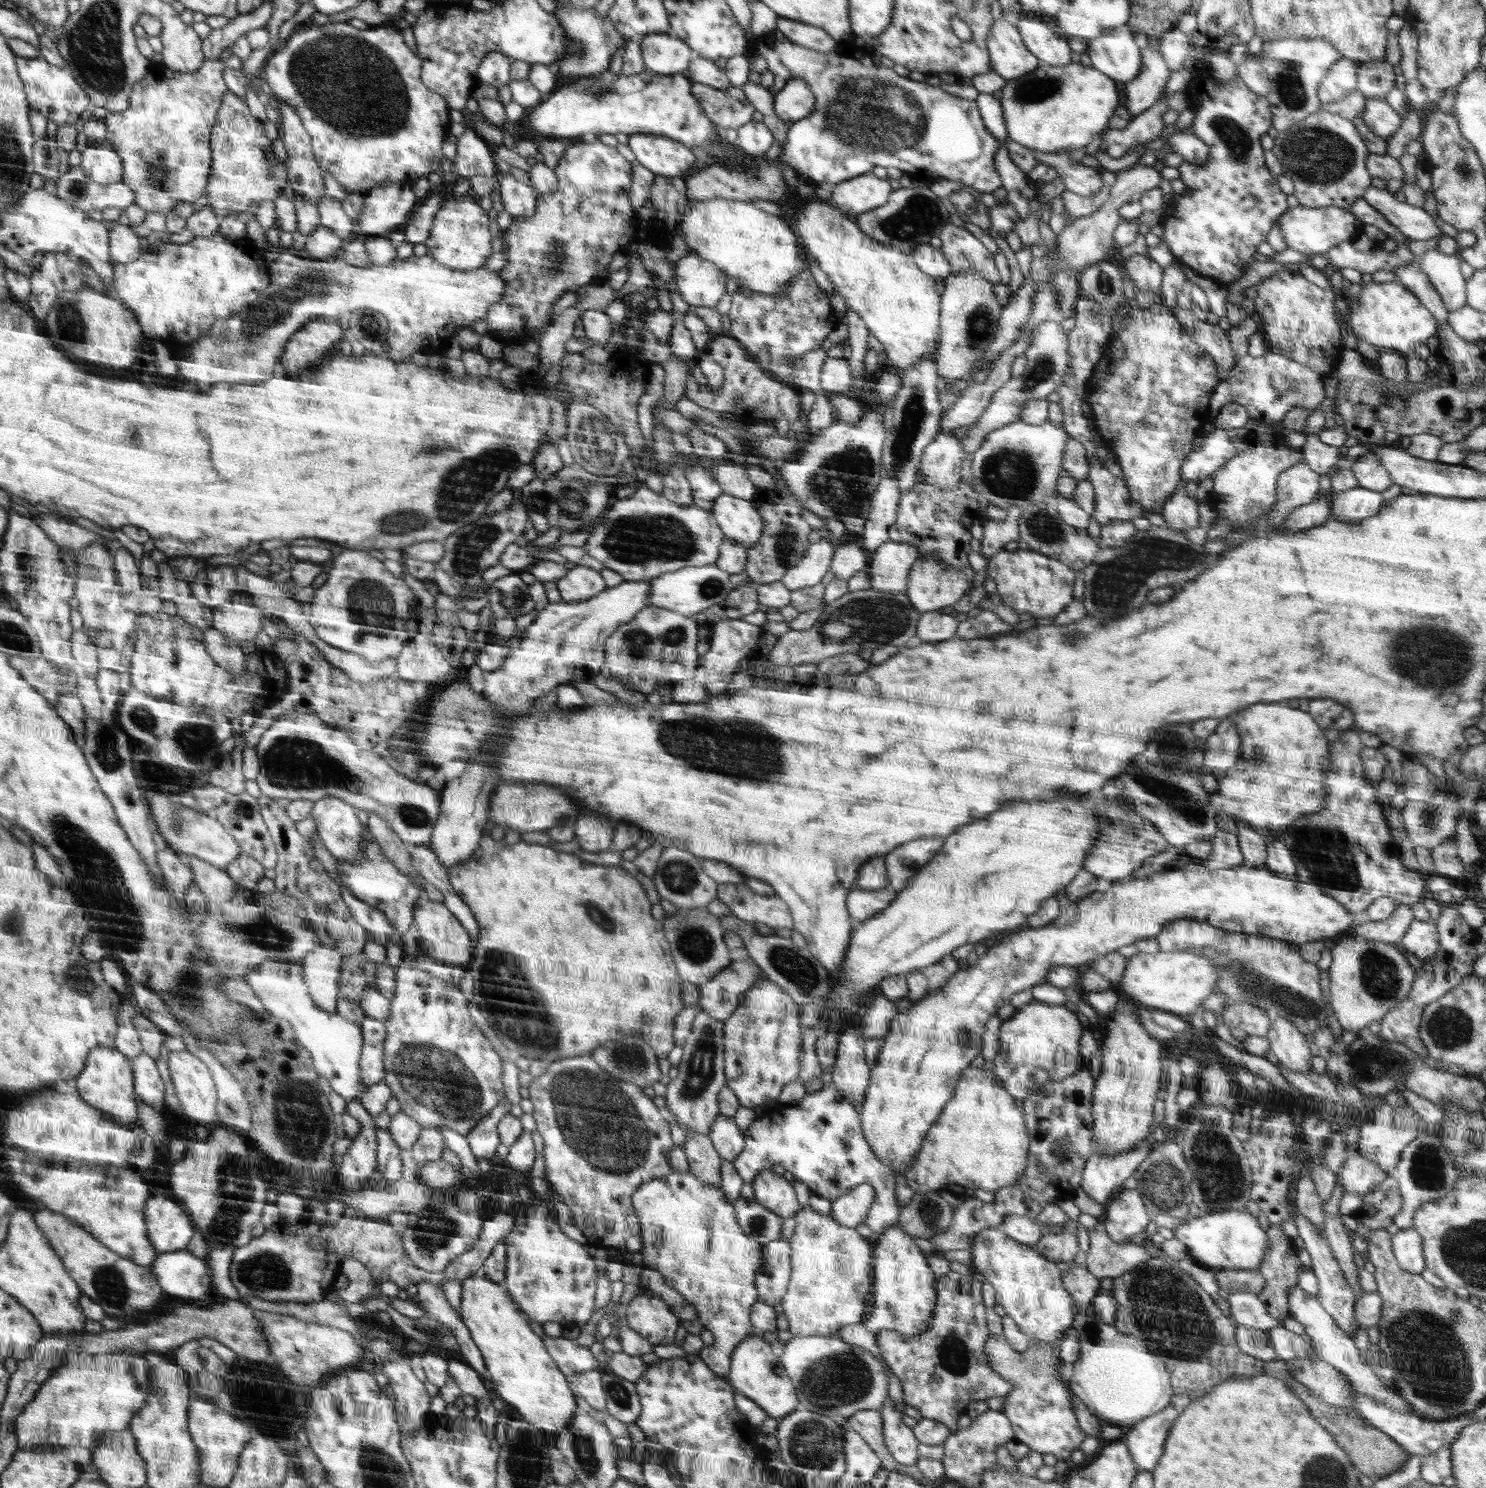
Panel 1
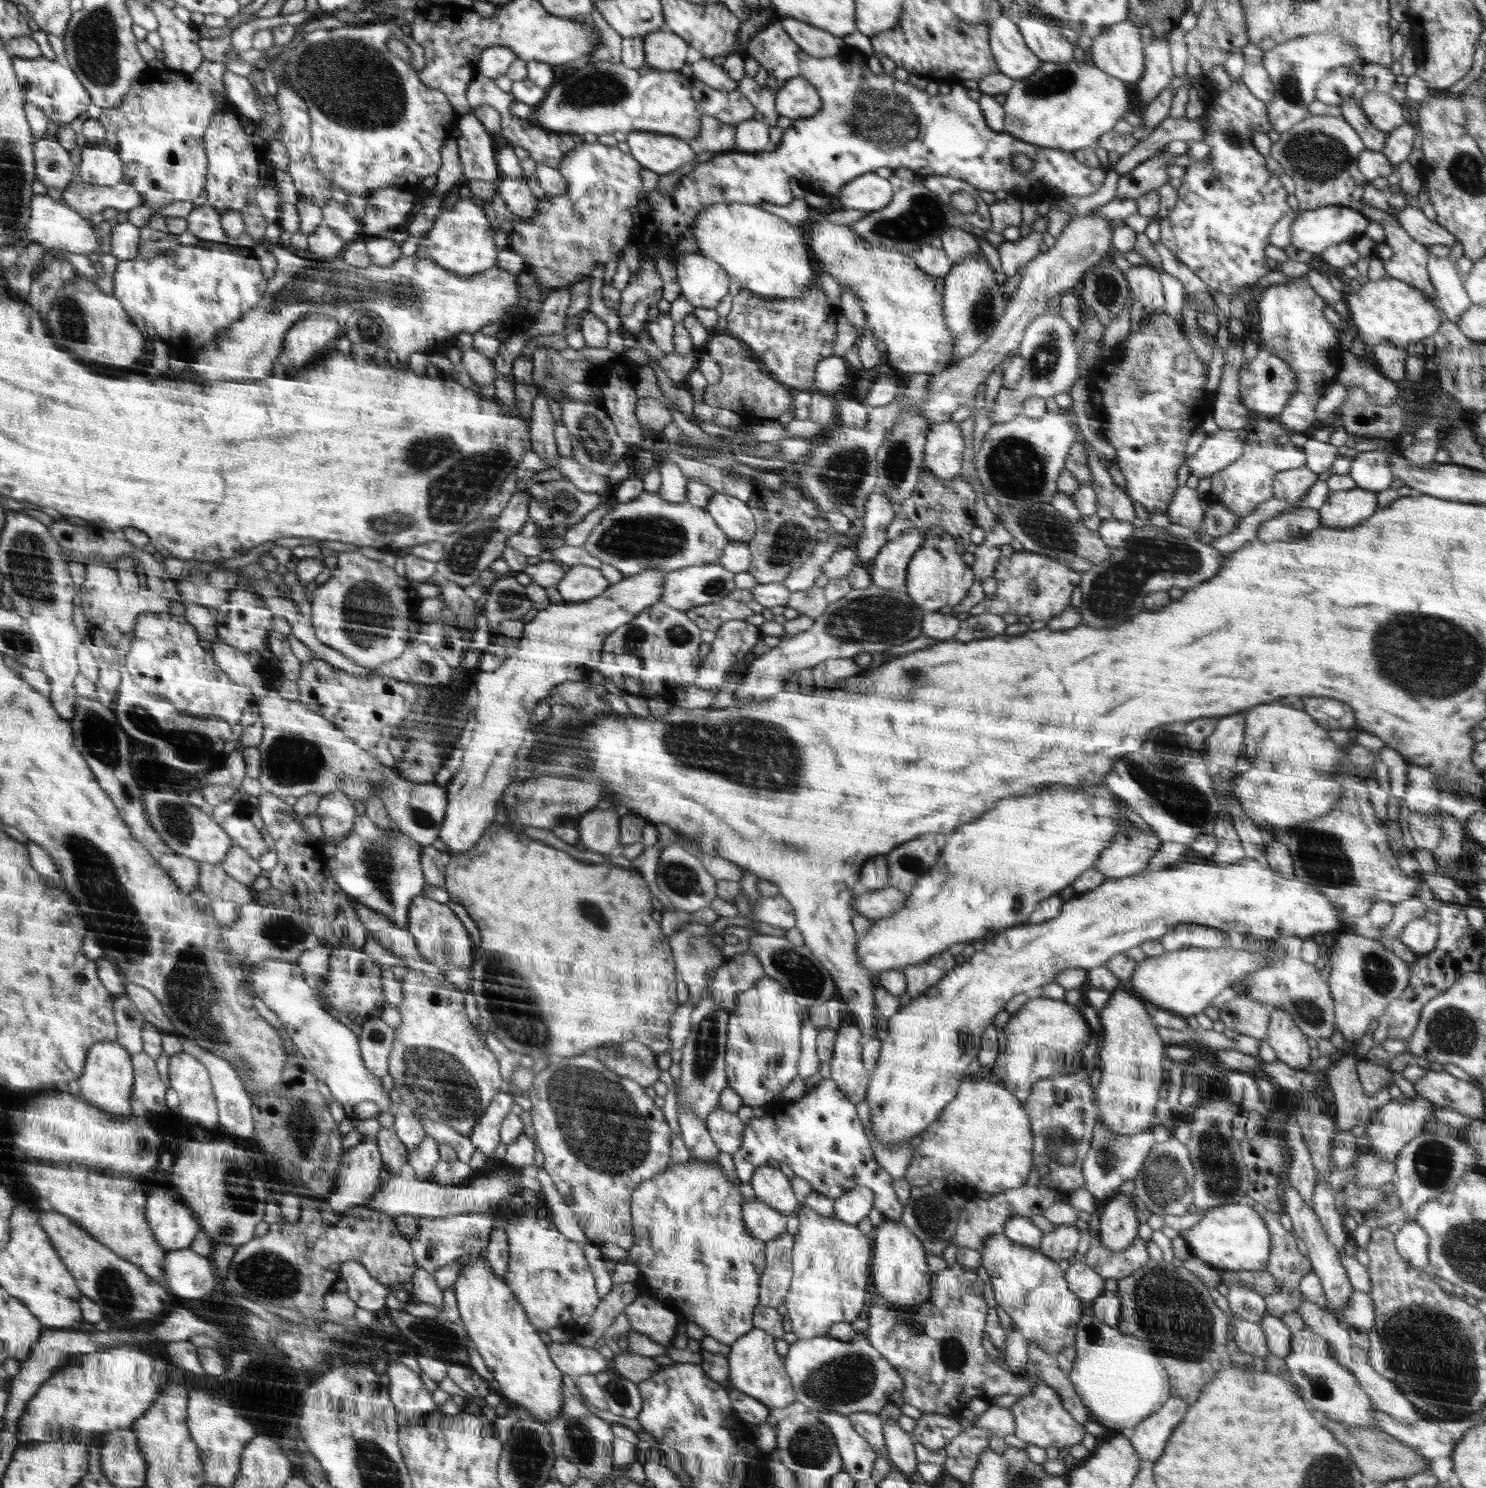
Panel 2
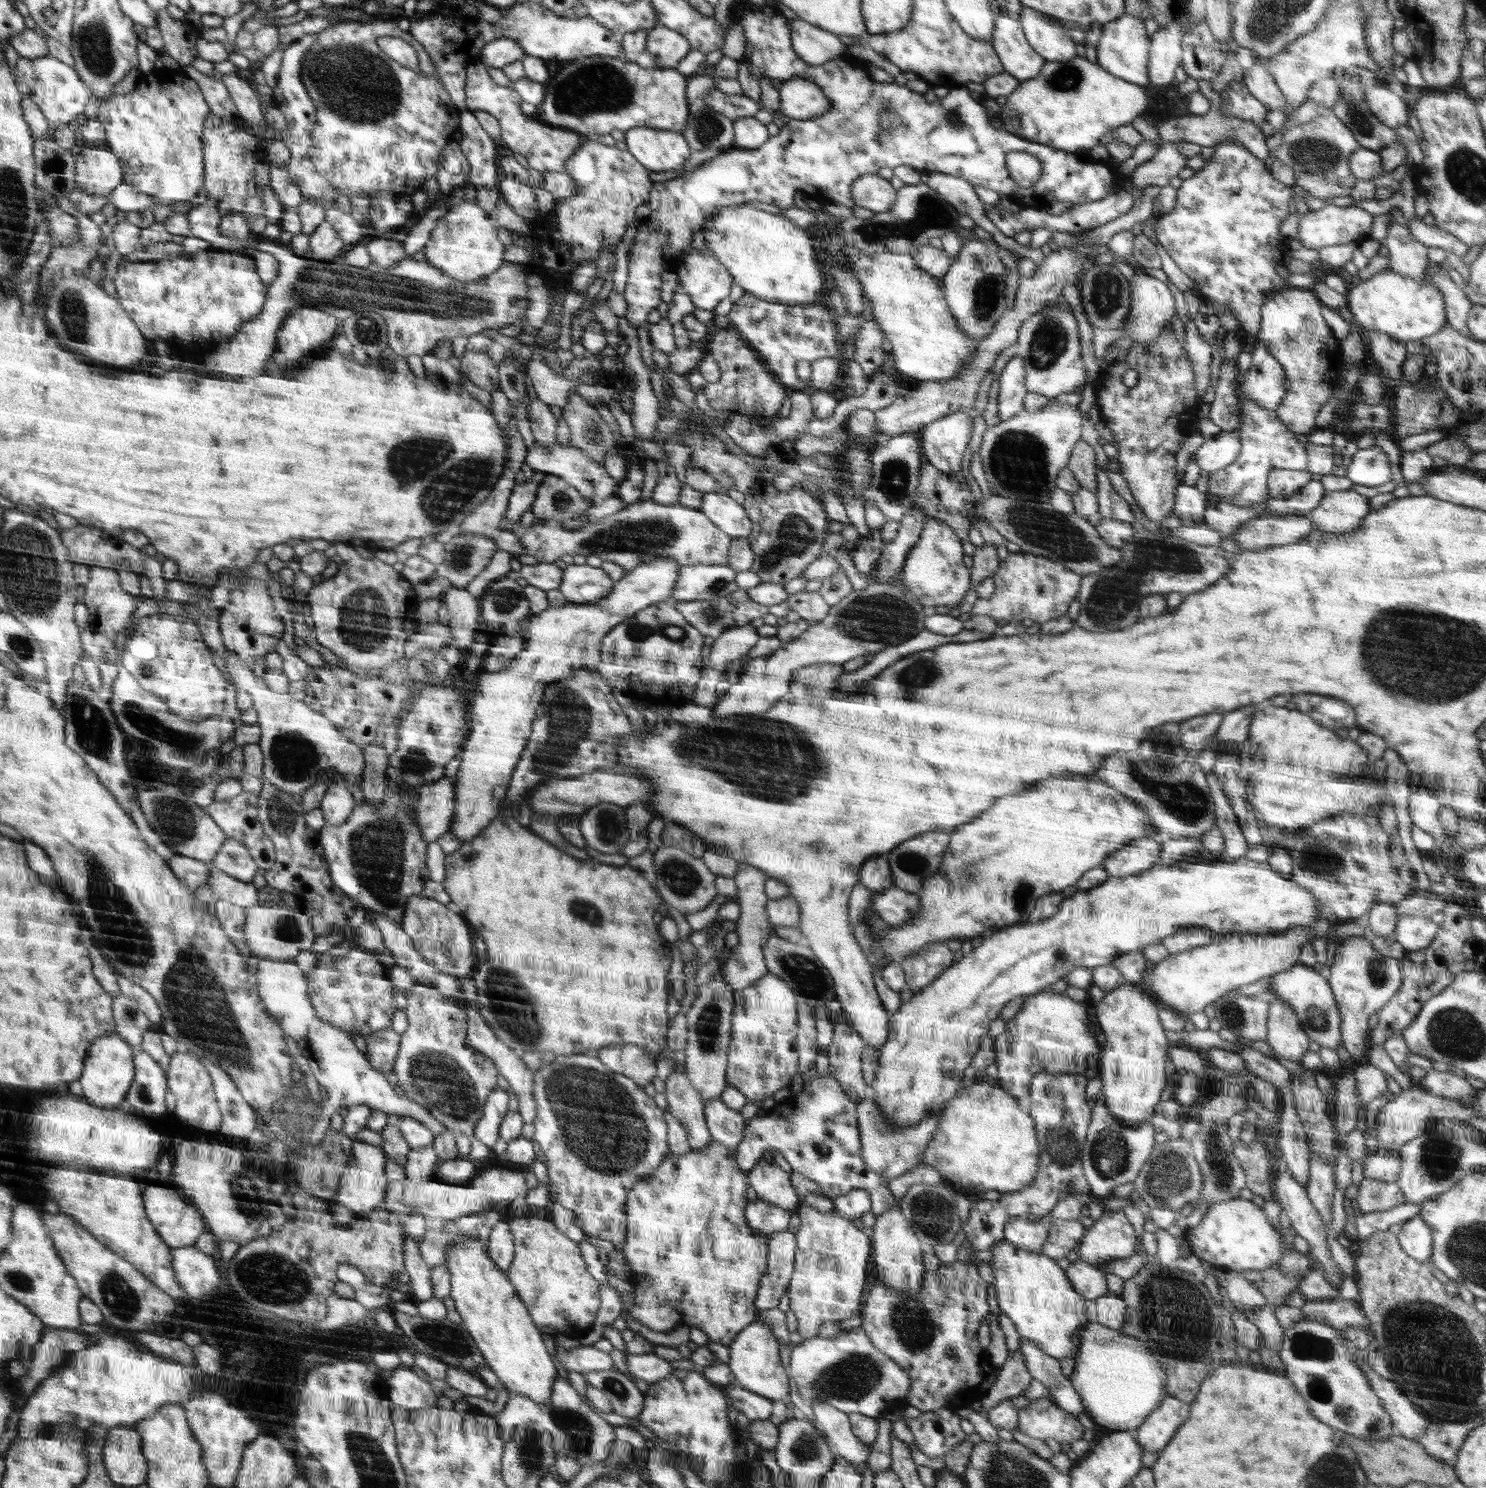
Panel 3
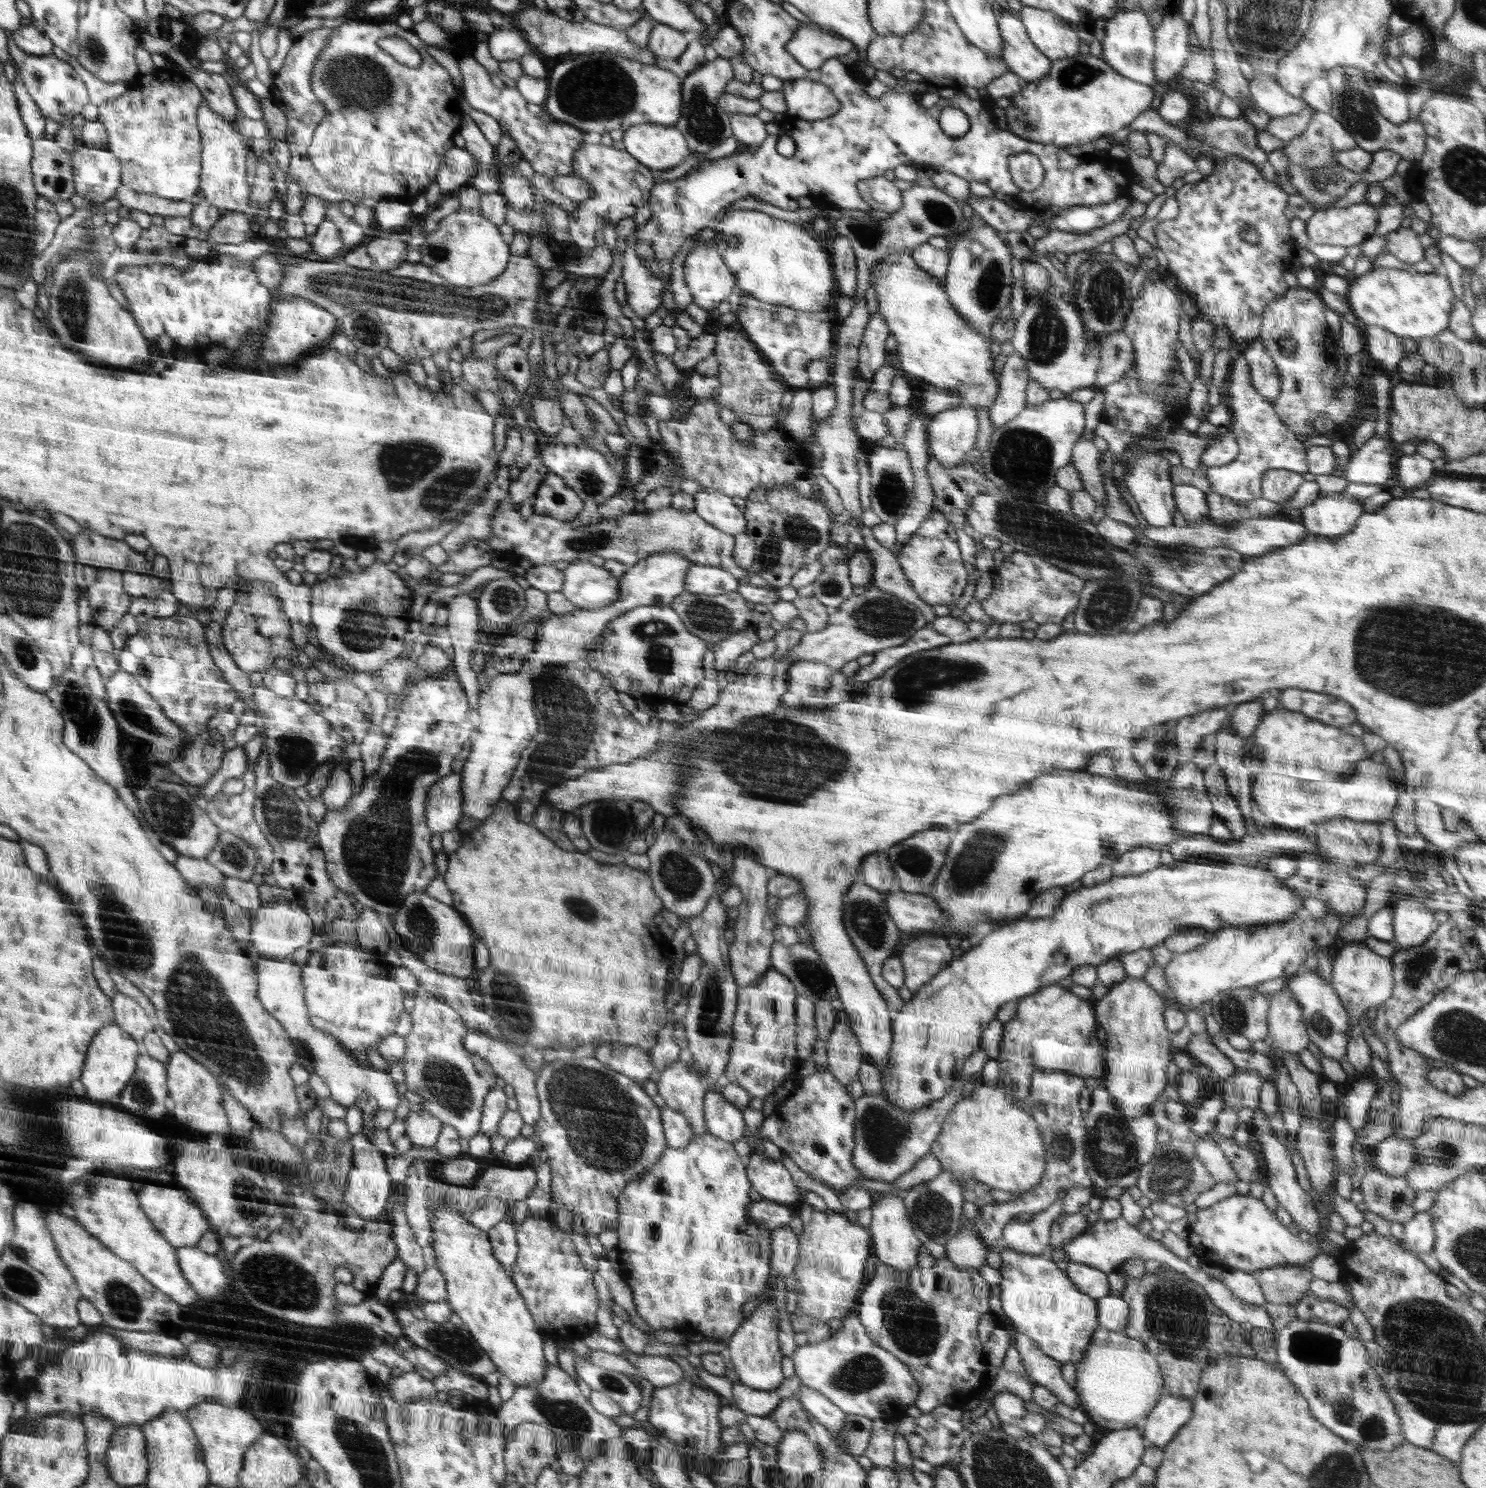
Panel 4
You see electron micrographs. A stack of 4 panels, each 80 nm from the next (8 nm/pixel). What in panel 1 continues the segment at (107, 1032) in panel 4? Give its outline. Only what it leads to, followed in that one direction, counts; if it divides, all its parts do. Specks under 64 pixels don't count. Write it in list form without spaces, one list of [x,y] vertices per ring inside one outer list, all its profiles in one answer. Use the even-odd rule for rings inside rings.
[[[96,1047],[87,1056],[83,1072],[76,1078],[80,1098],[100,1109],[104,1115],[125,1127],[136,1125],[136,1102],[134,1102],[134,1080],[128,1058],[116,1048]]]

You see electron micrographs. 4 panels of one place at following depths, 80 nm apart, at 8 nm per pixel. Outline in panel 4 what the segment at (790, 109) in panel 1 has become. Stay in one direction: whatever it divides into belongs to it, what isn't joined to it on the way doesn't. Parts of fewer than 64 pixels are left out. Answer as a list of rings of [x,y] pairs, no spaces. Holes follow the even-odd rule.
[[[785,81],[780,91],[784,95],[790,119],[822,121],[834,116],[841,107],[830,88],[818,81]]]

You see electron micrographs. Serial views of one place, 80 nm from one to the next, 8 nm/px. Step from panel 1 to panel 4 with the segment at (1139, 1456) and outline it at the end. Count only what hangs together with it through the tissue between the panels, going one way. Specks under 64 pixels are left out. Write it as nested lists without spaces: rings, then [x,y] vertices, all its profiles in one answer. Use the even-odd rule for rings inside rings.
[[[1166,1394],[1142,1423],[1144,1438],[1154,1447],[1165,1447],[1192,1417],[1192,1399]]]

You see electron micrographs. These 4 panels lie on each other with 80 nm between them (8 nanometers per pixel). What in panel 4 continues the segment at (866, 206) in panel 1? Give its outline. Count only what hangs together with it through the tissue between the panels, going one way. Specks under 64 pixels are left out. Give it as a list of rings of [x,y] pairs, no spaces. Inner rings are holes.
[[[884,175],[861,180],[857,184],[857,189],[862,200],[872,209],[892,214],[902,206],[903,192]]]

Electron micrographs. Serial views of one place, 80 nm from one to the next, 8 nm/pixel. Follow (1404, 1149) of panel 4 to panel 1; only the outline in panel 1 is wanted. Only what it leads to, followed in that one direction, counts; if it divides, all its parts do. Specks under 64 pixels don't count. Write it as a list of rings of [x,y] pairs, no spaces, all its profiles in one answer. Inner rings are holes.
[[[1351,1154],[1336,1172],[1338,1182],[1345,1193],[1364,1195],[1375,1189],[1389,1173],[1383,1171],[1372,1160],[1360,1154]]]

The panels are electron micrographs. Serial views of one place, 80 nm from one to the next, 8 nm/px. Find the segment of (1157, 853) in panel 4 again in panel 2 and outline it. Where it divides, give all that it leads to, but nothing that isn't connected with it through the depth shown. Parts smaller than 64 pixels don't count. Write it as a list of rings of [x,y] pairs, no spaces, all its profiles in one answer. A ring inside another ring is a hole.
[[[1126,822],[1126,827],[1120,828],[1120,833],[1110,842],[1112,844],[1100,853],[1092,868],[1105,878],[1124,879],[1146,869],[1163,841],[1156,834],[1143,835],[1132,822]]]

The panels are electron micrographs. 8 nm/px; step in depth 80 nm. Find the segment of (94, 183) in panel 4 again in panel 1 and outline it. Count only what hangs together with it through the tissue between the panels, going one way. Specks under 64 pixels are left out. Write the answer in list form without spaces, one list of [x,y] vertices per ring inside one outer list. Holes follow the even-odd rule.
[[[90,143],[81,152],[81,169],[98,184],[112,184],[123,178],[123,162],[108,143]]]

